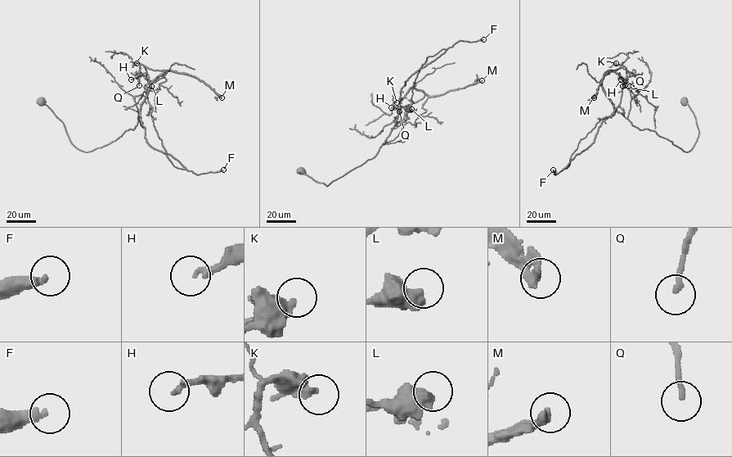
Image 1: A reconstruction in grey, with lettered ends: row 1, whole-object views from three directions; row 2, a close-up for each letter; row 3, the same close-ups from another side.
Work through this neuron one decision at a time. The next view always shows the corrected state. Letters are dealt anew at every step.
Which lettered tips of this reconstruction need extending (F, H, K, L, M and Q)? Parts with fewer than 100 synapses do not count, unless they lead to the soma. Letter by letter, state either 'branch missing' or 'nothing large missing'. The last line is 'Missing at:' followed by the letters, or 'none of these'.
F: branch missing
H: nothing large missing
K: nothing large missing
L: nothing large missing
M: branch missing
Q: nothing large missing
Missing at: F, M

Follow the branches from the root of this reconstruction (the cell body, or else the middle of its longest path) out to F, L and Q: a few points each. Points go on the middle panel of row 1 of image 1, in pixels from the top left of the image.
F: (300, 171), (327, 185), (373, 158), (397, 119), (400, 91), (405, 82), (459, 41), (483, 39)
L: (300, 171), (327, 185), (374, 156), (399, 102), (415, 88), (424, 96), (397, 126), (411, 109)
Q: (300, 171), (327, 185), (361, 165), (385, 141), (408, 91), (415, 88), (424, 92), (399, 111)

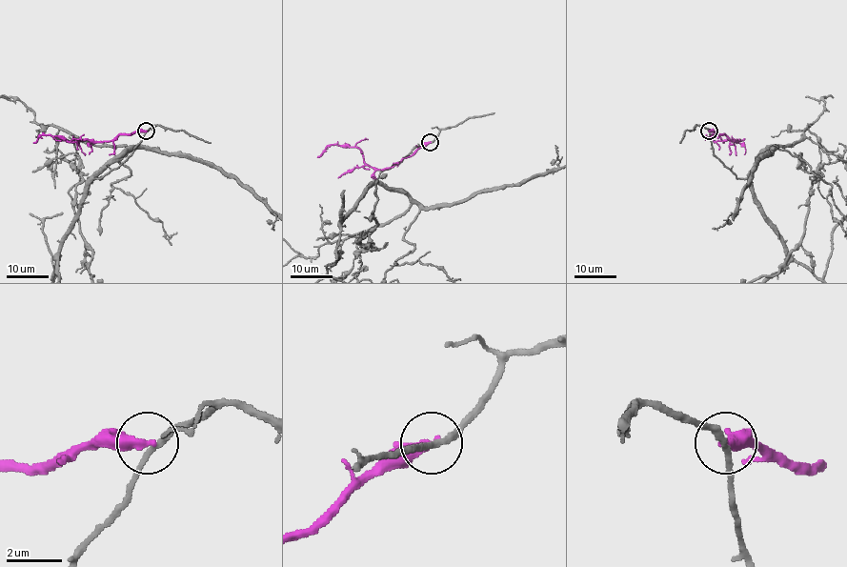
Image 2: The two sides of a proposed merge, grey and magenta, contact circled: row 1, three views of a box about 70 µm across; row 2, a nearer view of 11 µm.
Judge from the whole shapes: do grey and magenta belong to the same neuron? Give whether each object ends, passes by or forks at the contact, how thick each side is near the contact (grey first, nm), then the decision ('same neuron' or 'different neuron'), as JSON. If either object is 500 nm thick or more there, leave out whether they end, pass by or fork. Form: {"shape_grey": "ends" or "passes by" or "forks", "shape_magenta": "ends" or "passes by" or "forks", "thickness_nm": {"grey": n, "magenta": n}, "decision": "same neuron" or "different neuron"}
{"shape_grey": "passes by", "shape_magenta": "ends", "thickness_nm": {"grey": 200, "magenta": 400}, "decision": "different neuron"}

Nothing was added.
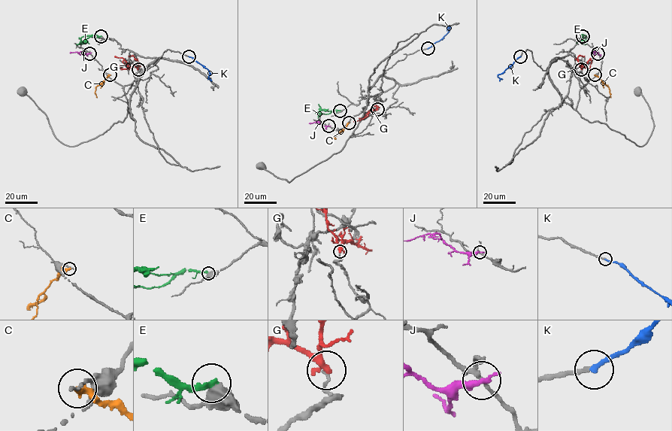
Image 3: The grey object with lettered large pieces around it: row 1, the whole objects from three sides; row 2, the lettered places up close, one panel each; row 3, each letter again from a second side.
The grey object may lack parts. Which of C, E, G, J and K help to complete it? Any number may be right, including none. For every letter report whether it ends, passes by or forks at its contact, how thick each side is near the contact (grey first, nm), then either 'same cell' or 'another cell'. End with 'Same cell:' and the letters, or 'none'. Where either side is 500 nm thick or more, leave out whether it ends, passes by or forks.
C: it ends | 180/260 nm | another cell
E: 600/240 nm | another cell
G: it passes by | 110/320 nm | another cell
J: it ends | 160/360 nm | another cell
K: it ends | 180/240 nm | same cell
Same cell: K

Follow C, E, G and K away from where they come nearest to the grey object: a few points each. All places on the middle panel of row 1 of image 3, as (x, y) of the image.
C: (349, 122), (334, 136), (336, 138)
E: (340, 110), (319, 113), (318, 117)
G: (377, 109), (353, 122)
K: (428, 48), (449, 31), (448, 25), (450, 27)

